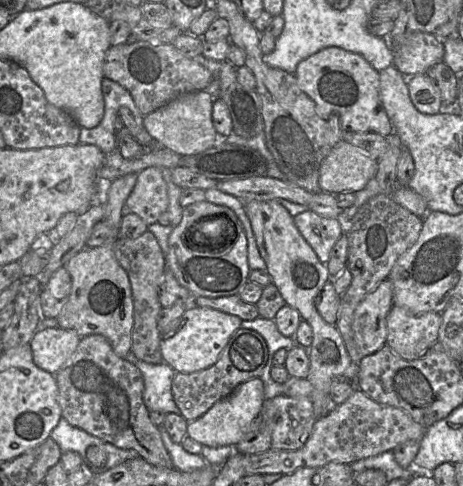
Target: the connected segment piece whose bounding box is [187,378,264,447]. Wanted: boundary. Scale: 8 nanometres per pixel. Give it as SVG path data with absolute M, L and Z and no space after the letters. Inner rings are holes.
M260 378L240 384L228 397L216 402L203 416L188 422L187 435L203 446L235 446L260 414L264 404L264 385Z

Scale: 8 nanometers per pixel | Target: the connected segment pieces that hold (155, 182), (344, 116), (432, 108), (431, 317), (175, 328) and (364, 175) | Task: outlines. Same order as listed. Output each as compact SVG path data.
M148 167L137 174L135 186L125 202L126 211L137 214L147 225L167 212L169 198L161 168Z
M326 47L299 62L294 75L300 89L314 101L316 113L322 119L328 120L336 112L345 132L376 132L386 137L394 133L394 127L380 98L380 72L362 55L340 47Z
M426 73L408 77L407 85L414 106L424 114L437 114L444 109L439 90Z
M393 305L387 317L386 344L400 358L416 360L438 341L440 326L441 313L412 314Z
M189 306L184 314L170 325L167 332L161 332L160 349L164 363L176 373L192 373L214 365L231 336L241 327L238 316L212 308Z
M341 140L322 161L319 172L320 190L333 195L358 192L374 178L378 160L359 147Z

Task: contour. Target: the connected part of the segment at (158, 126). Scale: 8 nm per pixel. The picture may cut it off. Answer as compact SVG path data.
M204 90L183 94L143 116L143 126L154 141L181 156L199 154L216 143L217 131L212 121L214 98Z

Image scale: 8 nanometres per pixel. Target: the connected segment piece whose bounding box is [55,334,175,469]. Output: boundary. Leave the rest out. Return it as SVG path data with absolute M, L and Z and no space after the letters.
M102 335L81 337L69 364L55 373L61 416L69 424L116 447L134 449L149 463L175 469L163 443L160 427L152 423L143 402L144 379L140 370L115 354Z

